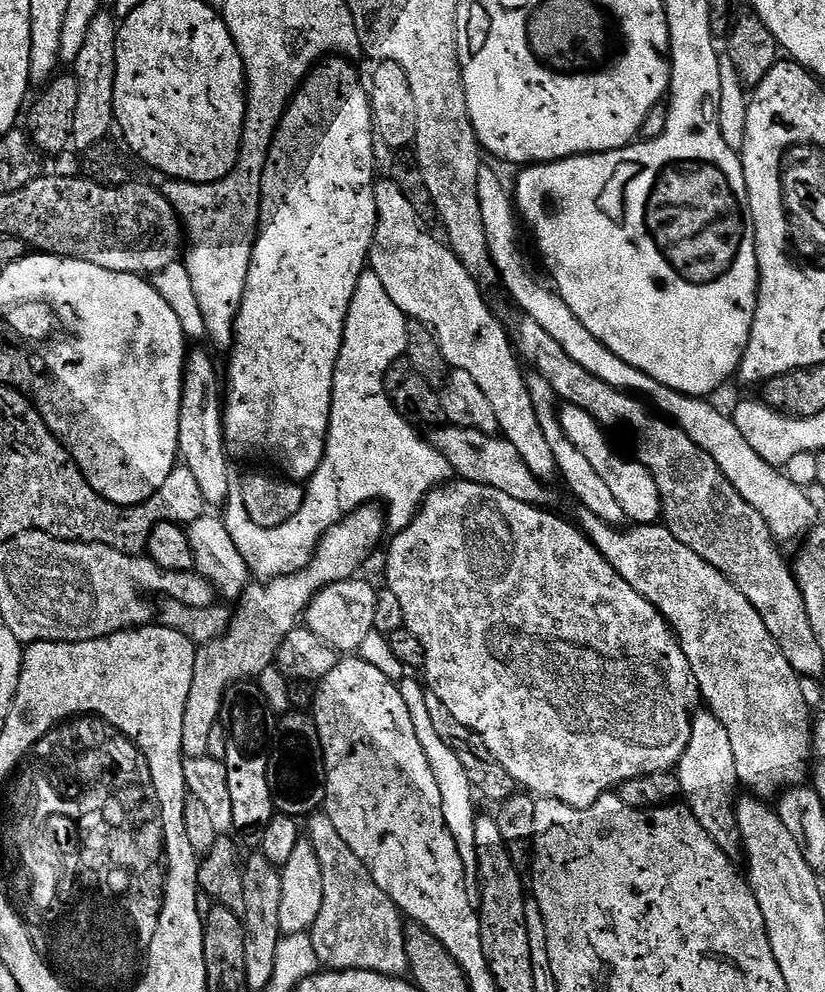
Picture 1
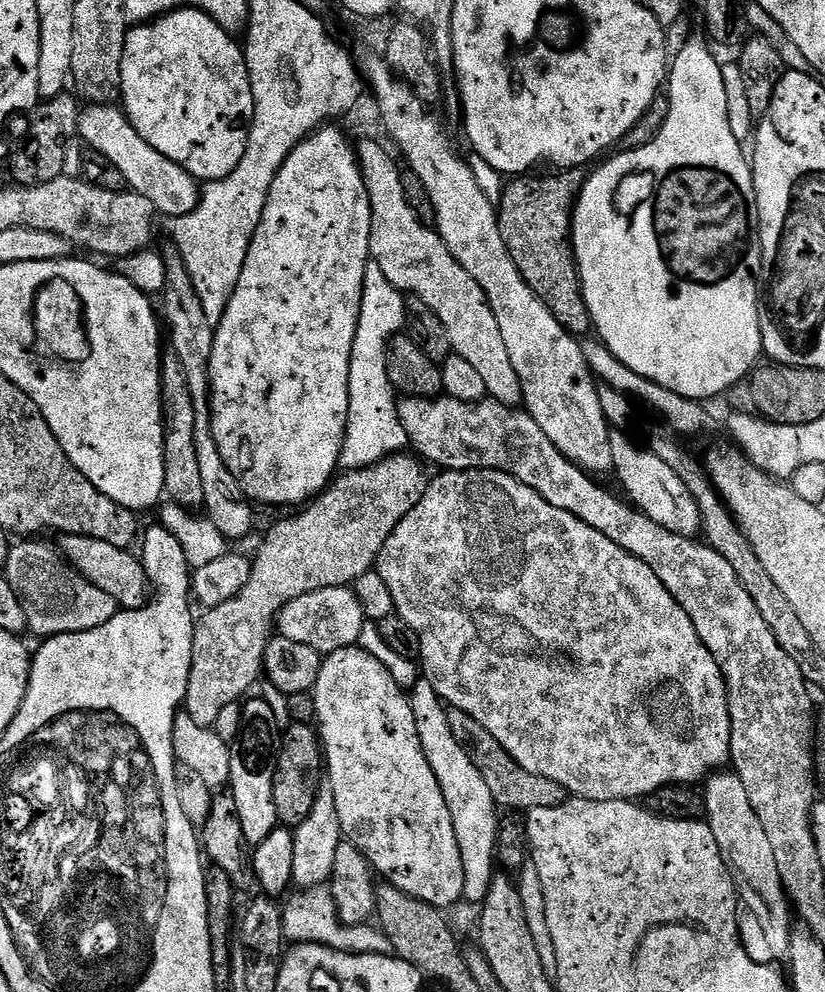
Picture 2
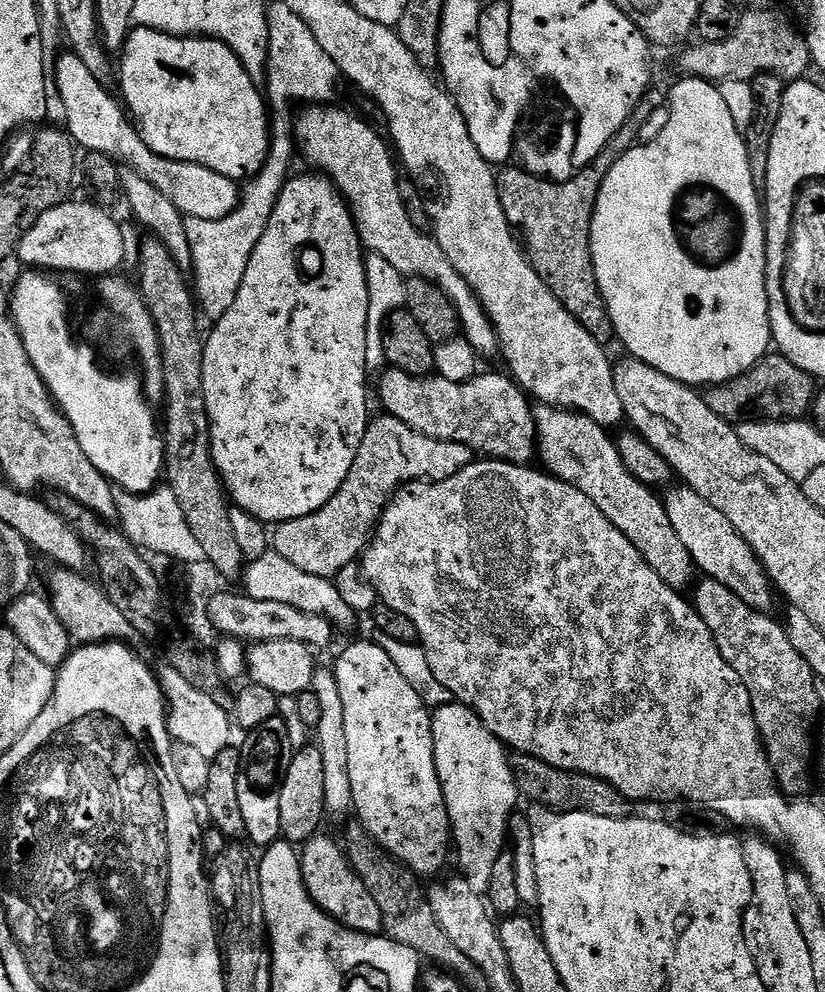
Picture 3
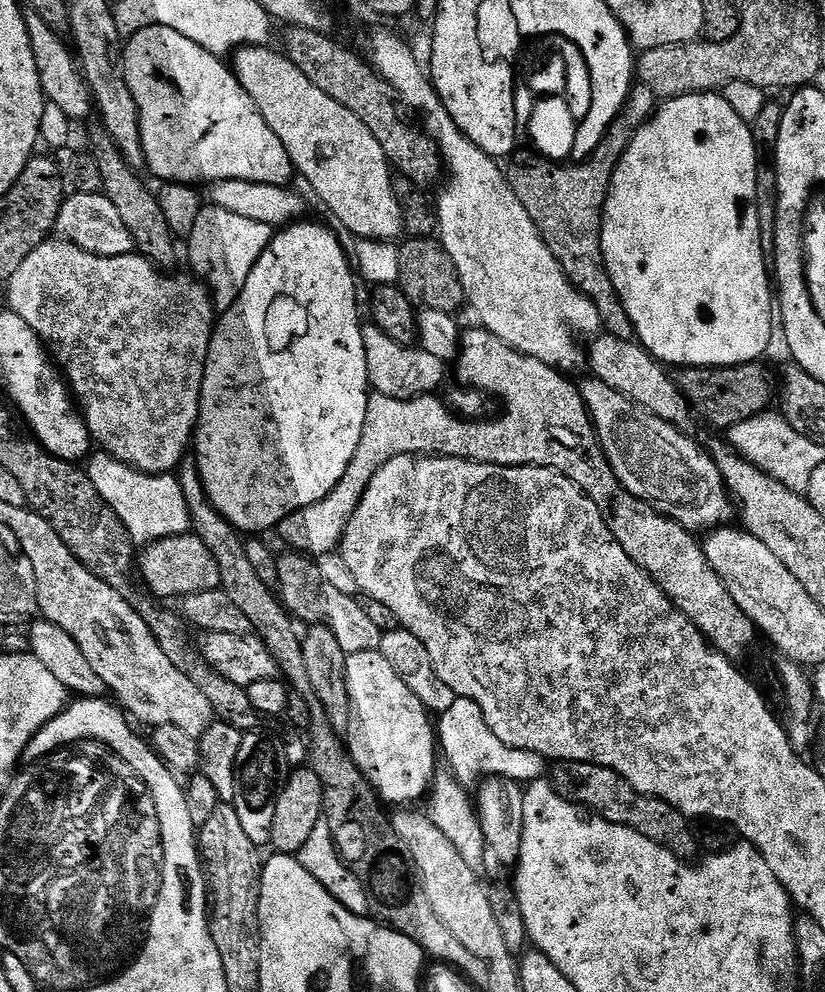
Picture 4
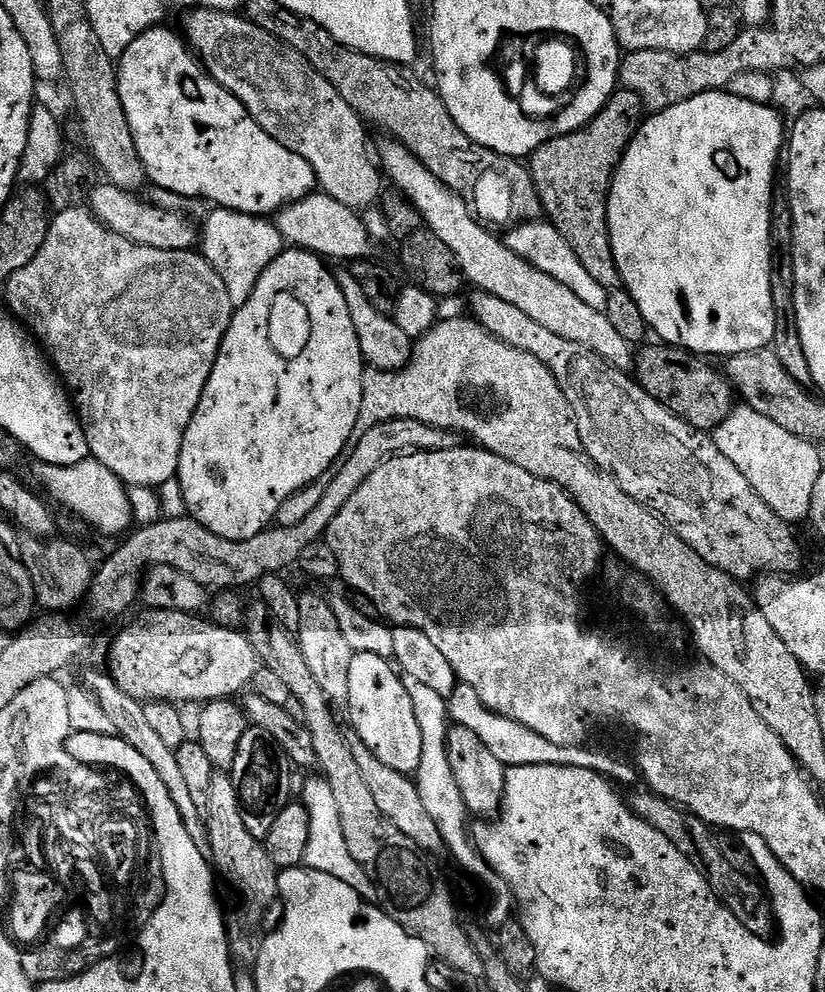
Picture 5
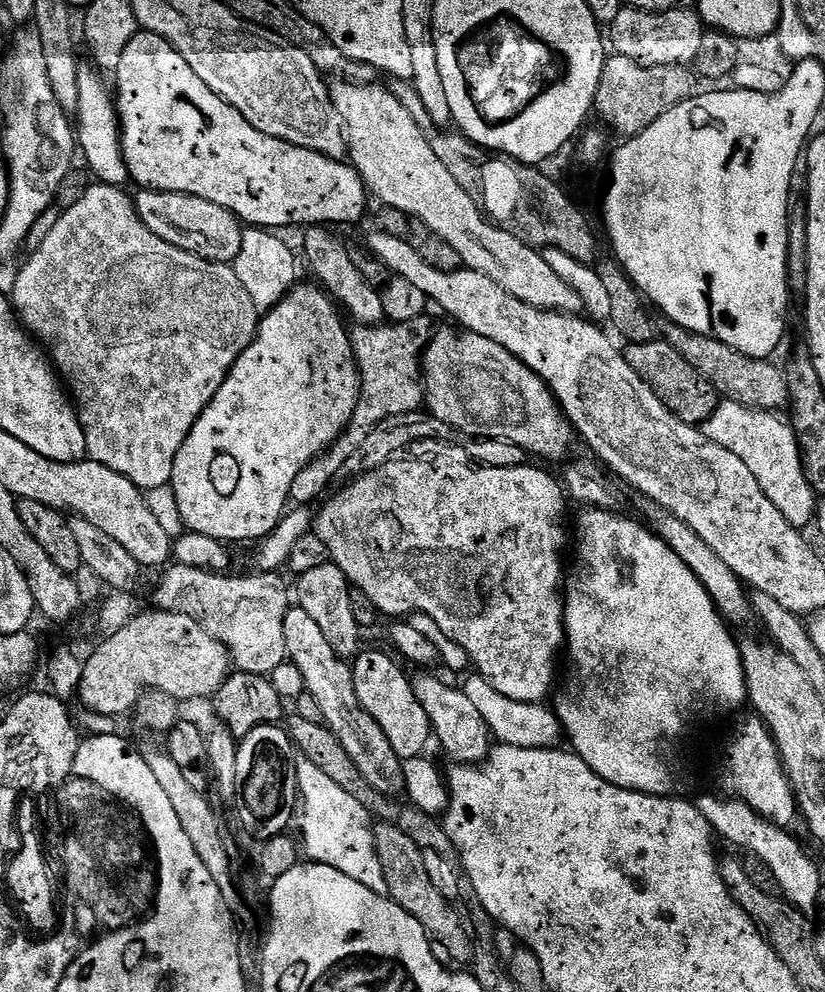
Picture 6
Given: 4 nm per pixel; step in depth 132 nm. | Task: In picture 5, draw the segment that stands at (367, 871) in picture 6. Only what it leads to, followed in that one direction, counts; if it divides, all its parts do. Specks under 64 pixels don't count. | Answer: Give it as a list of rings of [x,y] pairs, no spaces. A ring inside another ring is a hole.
[[[323,778],[306,781],[302,802],[310,814],[310,842],[306,842],[303,867],[313,868],[322,874],[330,874],[338,878],[338,882],[346,882],[346,886],[353,888],[363,900],[375,901],[374,882],[366,874],[366,870],[362,870],[362,866],[358,866],[358,862],[354,860],[354,854],[350,854],[350,846],[346,846],[346,834],[342,832],[342,818],[338,816],[338,801],[334,798],[328,781]]]

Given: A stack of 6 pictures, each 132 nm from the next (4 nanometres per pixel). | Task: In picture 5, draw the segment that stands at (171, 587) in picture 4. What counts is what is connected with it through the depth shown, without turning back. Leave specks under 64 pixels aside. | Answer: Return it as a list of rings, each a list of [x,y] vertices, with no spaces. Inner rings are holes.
[[[391,420],[370,426],[370,430],[355,437],[350,451],[331,473],[327,481],[328,488],[325,487],[322,491],[322,502],[314,506],[308,517],[302,518],[298,526],[269,526],[249,540],[222,538],[206,530],[206,526],[189,515],[173,520],[161,518],[155,524],[137,527],[123,541],[125,544],[101,568],[99,565],[95,569],[92,587],[86,597],[88,612],[96,620],[108,620],[111,616],[120,616],[123,612],[130,611],[142,596],[142,573],[154,564],[174,566],[174,570],[190,574],[194,582],[209,590],[241,590],[247,584],[259,585],[263,576],[287,573],[291,564],[292,567],[299,565],[300,555],[306,546],[314,546],[327,537],[330,522],[338,518],[338,510],[350,502],[350,494],[354,494],[354,490],[358,490],[358,486],[362,486],[362,482],[366,482],[366,478],[370,478],[378,466],[410,452],[441,452],[443,448],[455,448],[457,444],[457,433],[444,432],[441,428],[426,426],[424,422]]]

